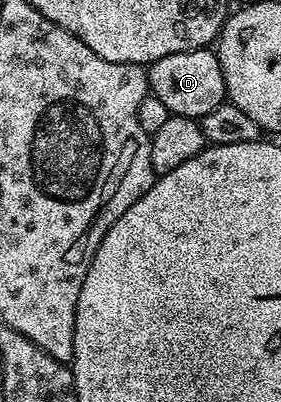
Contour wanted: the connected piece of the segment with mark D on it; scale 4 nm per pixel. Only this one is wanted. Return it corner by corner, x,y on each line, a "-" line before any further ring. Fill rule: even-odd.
214,50
169,53
169,57
161,57
150,63
146,72
150,94
155,95
157,101
162,101
165,109
169,109
173,115
198,121
205,117
205,113
213,113
213,109
217,109
217,105
227,99
225,77
219,56

